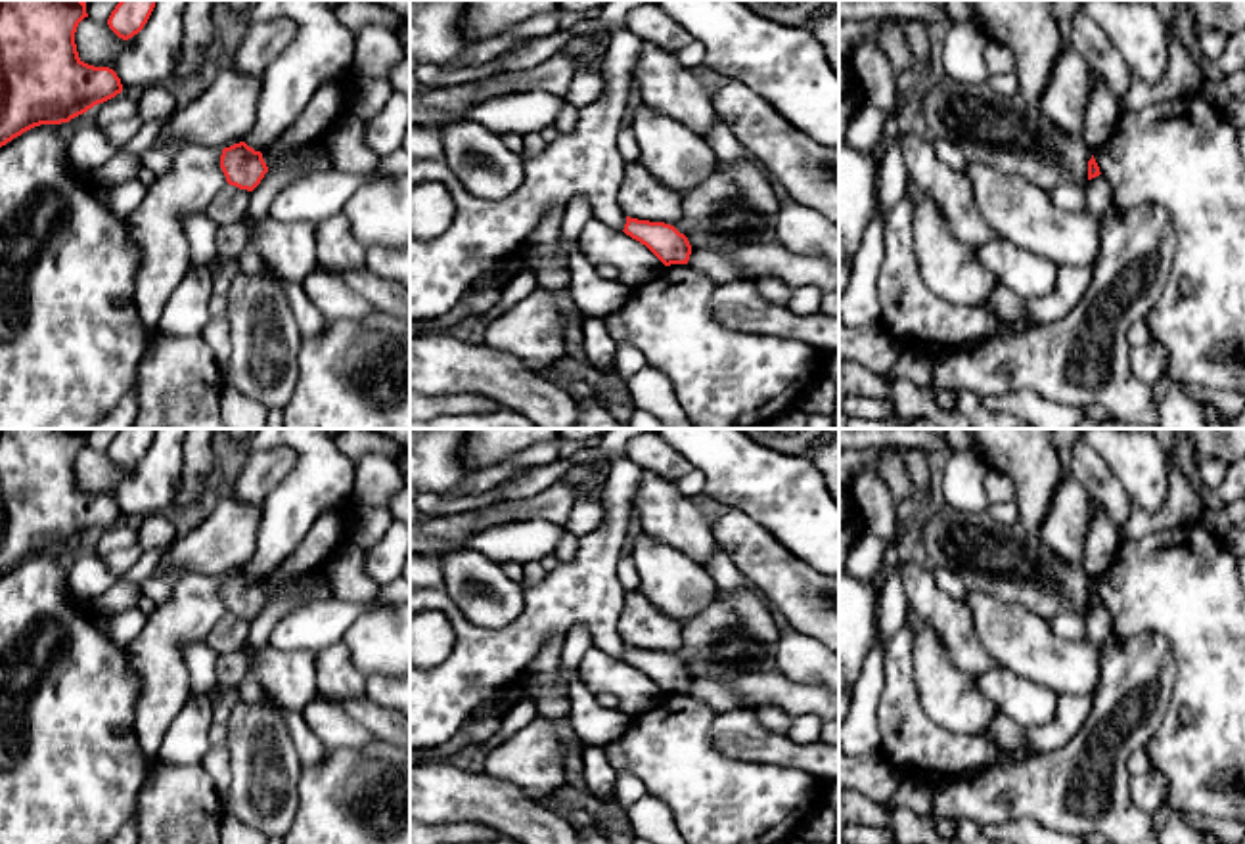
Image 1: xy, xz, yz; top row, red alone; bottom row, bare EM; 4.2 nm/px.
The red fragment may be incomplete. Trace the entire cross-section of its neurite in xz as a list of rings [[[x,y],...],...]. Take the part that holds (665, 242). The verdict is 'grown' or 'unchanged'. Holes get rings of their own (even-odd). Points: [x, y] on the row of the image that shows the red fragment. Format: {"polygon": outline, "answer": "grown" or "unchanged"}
{"polygon": [[[626,216],[622,232],[645,245],[665,266],[688,264],[690,260],[691,245],[688,237],[670,224]]], "answer": "unchanged"}

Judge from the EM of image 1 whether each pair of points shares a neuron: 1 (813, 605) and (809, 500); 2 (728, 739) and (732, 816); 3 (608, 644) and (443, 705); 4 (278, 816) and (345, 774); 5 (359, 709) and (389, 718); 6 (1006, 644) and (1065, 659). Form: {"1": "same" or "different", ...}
{"1": "different", "2": "different", "3": "same", "4": "different", "5": "same", "6": "same"}

